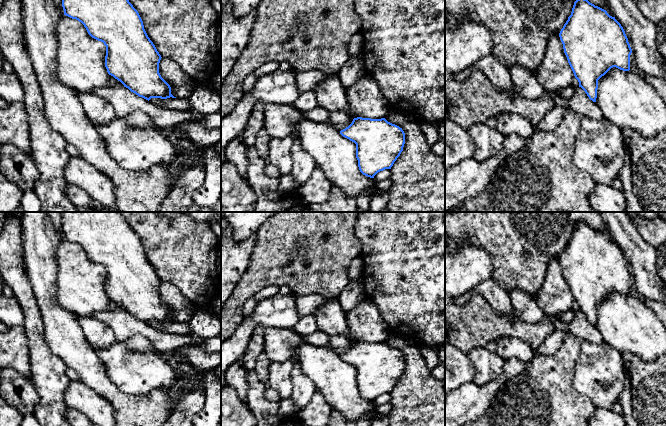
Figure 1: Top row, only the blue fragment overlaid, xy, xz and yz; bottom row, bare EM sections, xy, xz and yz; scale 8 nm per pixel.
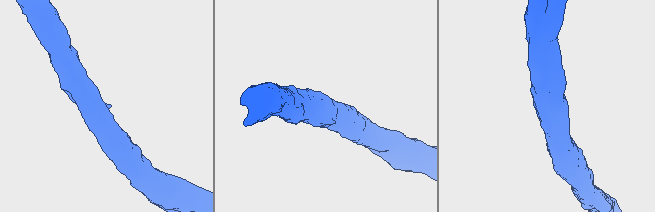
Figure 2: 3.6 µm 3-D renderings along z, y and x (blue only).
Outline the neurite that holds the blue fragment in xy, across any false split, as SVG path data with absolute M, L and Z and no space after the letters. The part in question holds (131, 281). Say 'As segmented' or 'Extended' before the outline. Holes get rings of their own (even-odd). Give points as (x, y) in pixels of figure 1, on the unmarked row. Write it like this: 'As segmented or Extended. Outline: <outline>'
As segmented. Outline: M61 212L61 215L62 215L62 231L64 234L64 239L81 246L86 252L88 258L92 262L103 266L104 269L106 270L105 291L109 299L113 300L115 303L120 305L124 309L124 311L128 312L131 316L135 317L139 321L142 321L148 325L151 322L161 322L161 323L167 323L170 321L176 322L171 318L170 309L161 301L159 297L159 287L162 282L161 279L157 275L153 266L148 261L144 253L143 245L138 235L133 231L133 229L129 226L129 224L123 219L123 217L119 214L119 212Z

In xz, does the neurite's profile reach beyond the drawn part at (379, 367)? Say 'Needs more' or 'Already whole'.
Already whole

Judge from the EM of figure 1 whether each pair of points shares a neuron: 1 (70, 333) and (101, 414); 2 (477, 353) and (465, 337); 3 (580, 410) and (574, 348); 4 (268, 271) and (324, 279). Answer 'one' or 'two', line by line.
1: two
2: two
3: one
4: one

